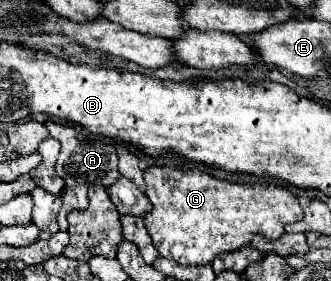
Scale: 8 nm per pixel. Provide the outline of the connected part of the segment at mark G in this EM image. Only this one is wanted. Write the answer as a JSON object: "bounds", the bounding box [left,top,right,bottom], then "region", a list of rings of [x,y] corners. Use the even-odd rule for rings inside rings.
{"bounds":[144,167,302,265],"region":[[[148,167],[144,169],[146,197],[152,203],[152,211],[144,215],[144,225],[152,237],[154,247],[166,259],[178,261],[180,265],[206,265],[214,257],[238,247],[250,245],[252,235],[262,233],[266,239],[278,239],[284,233],[286,223],[302,219],[302,207],[296,195],[284,187],[264,187],[260,183],[226,183],[200,169],[176,169],[176,167]]]}

